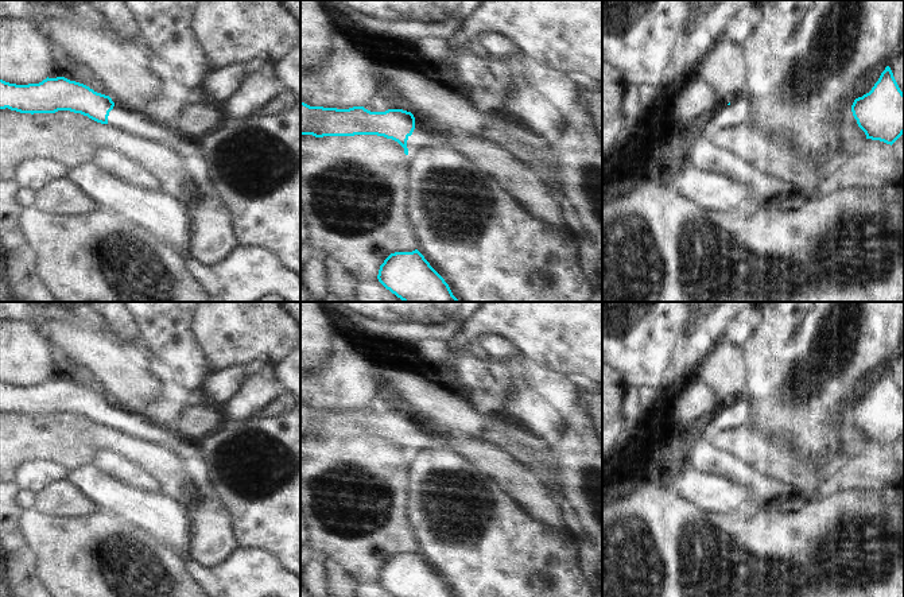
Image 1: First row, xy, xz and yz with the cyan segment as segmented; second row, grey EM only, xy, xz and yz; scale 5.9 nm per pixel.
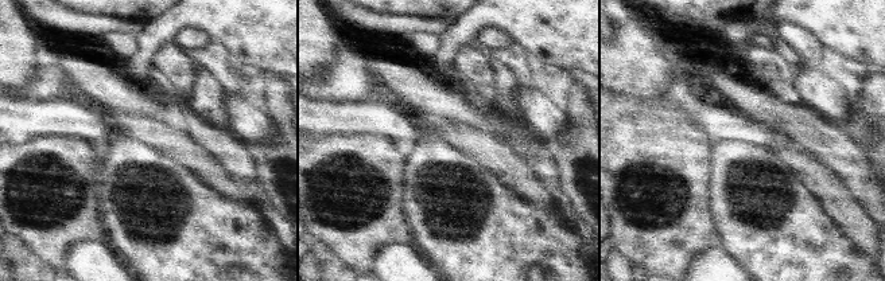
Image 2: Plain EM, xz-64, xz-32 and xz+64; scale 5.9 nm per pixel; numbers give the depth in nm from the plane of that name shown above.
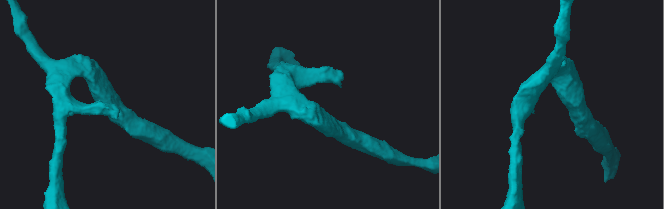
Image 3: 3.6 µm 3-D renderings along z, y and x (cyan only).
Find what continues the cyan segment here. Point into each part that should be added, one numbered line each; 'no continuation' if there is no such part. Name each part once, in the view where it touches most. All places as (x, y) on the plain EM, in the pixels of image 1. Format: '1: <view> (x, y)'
1: xz (422, 437)

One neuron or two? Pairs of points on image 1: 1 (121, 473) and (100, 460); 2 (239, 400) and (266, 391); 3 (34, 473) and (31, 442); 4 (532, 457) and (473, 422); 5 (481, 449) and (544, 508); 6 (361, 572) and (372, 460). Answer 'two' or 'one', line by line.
1: one
2: one
3: two
4: one
5: one
6: one

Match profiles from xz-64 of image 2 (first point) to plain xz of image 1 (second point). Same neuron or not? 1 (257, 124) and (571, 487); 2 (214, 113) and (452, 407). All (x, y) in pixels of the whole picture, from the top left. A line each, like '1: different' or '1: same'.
1: different
2: different

